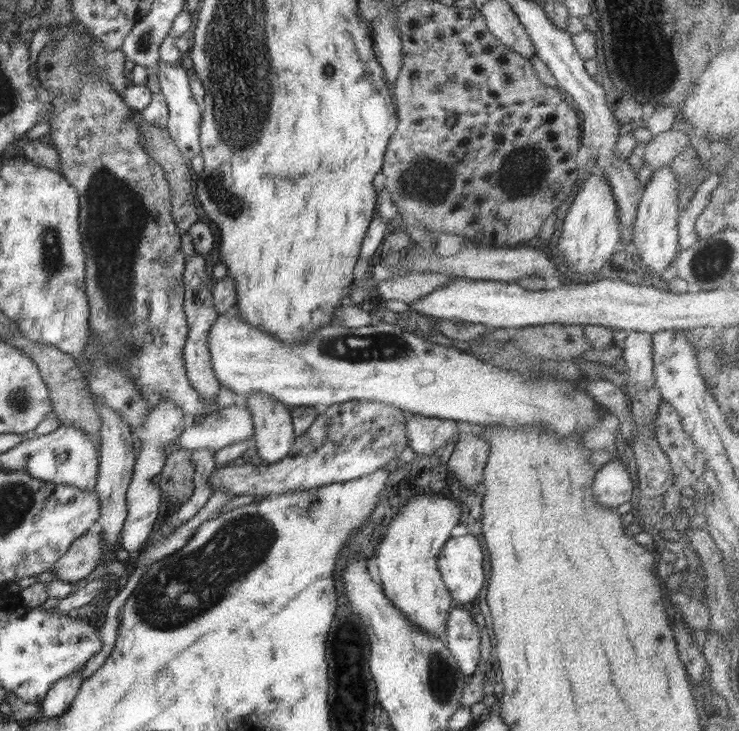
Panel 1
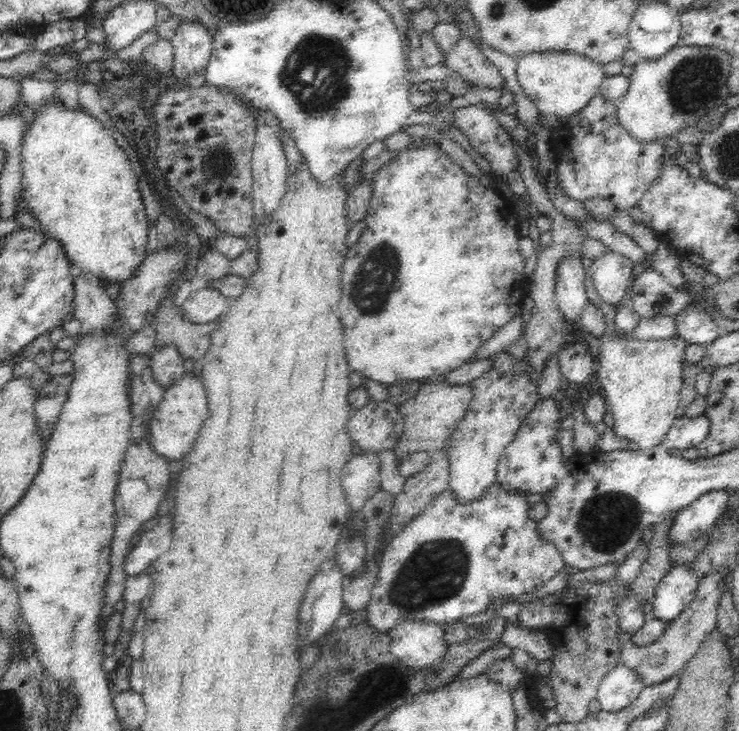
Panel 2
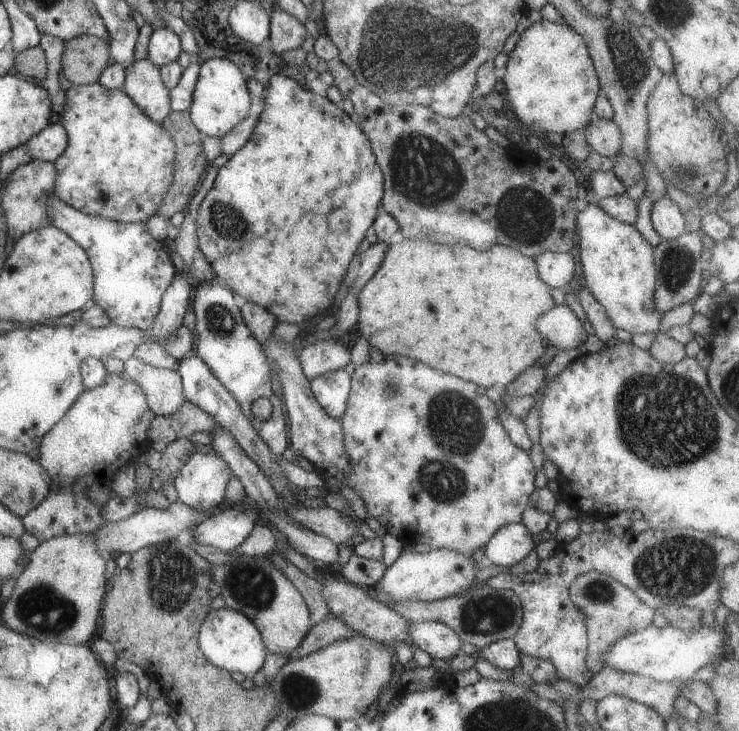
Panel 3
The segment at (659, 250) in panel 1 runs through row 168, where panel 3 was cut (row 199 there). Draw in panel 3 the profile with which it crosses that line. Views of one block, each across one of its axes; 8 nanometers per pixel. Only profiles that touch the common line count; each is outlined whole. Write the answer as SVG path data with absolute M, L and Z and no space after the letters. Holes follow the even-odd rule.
M668 196L653 204L651 222L663 240L674 240L686 232L682 209Z

